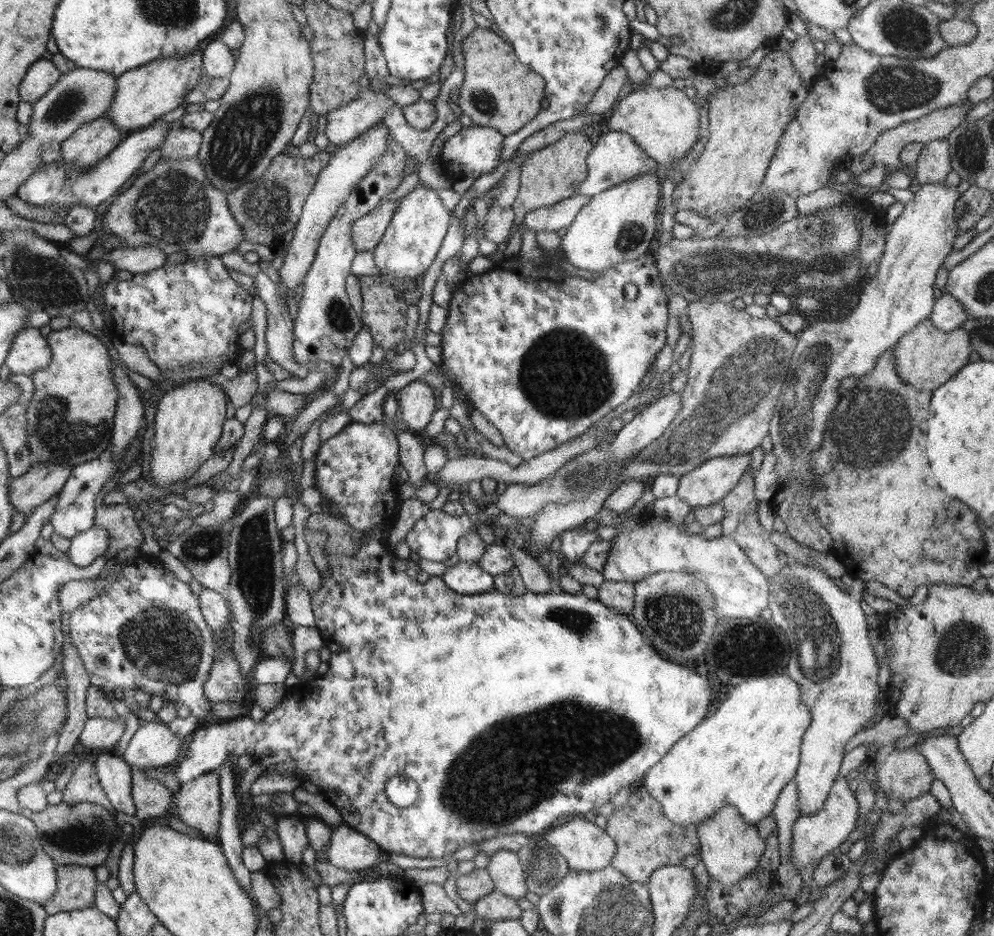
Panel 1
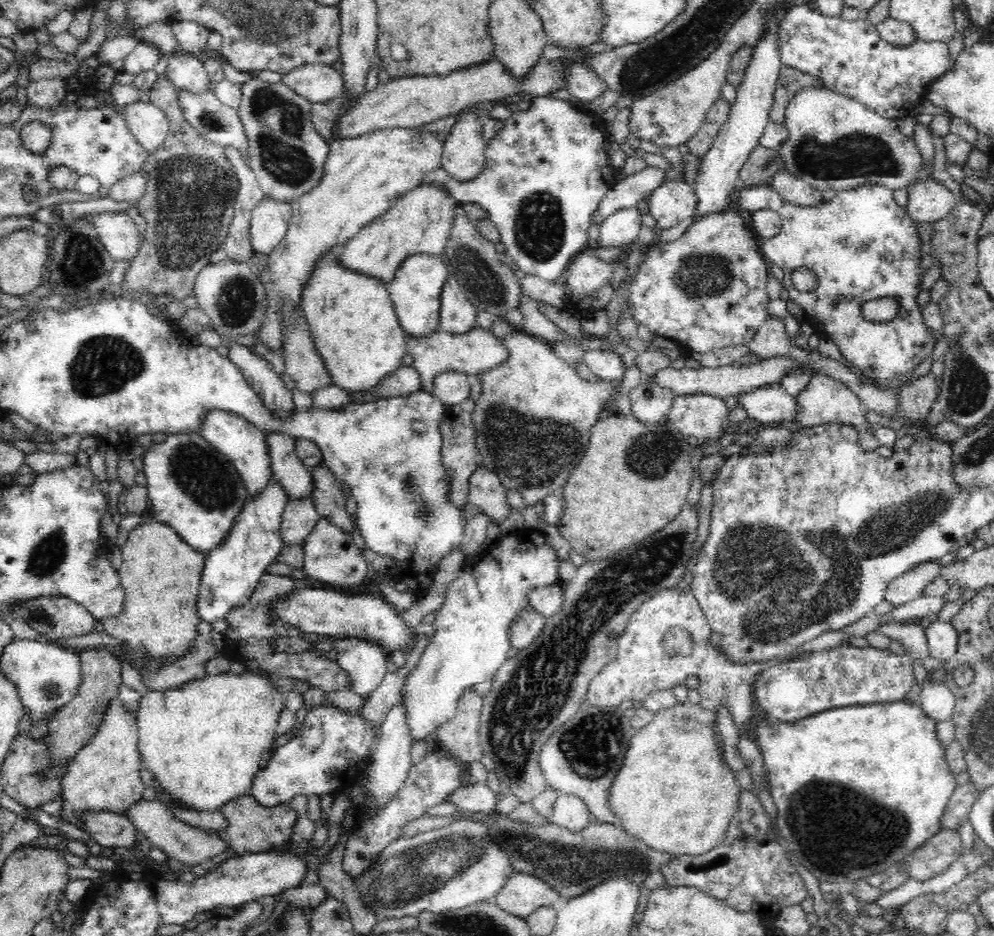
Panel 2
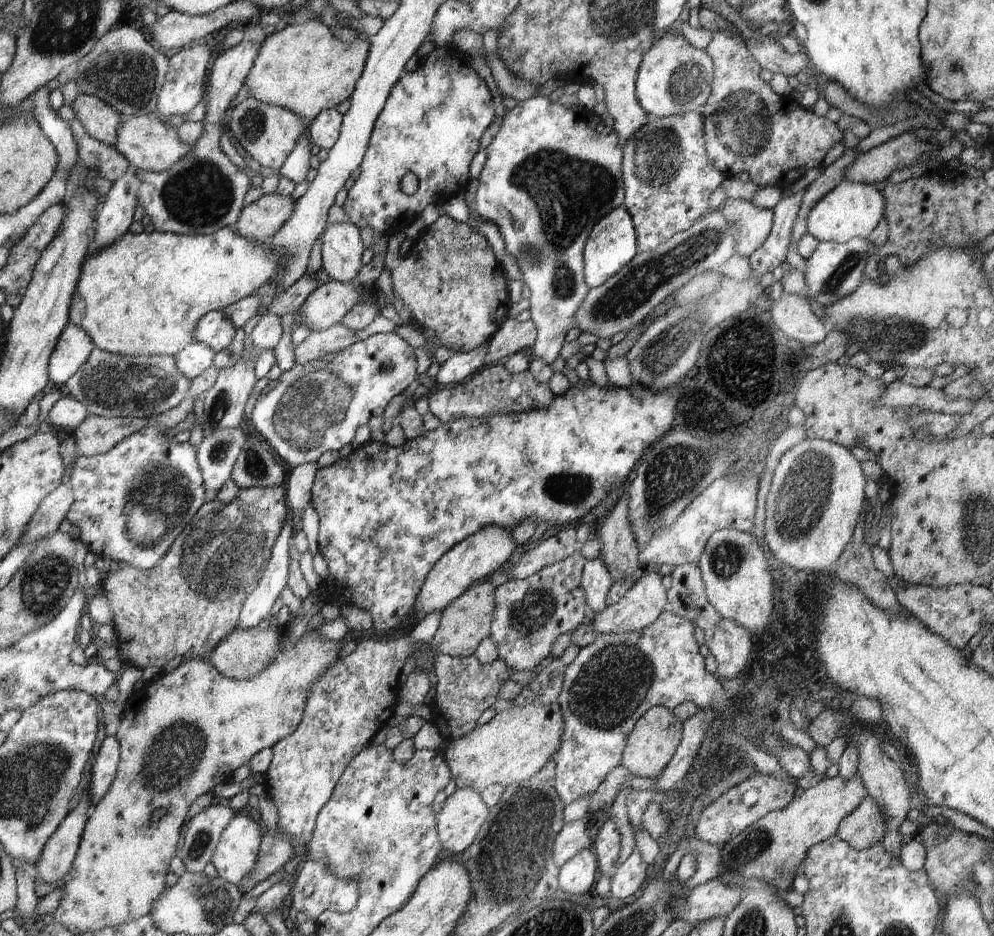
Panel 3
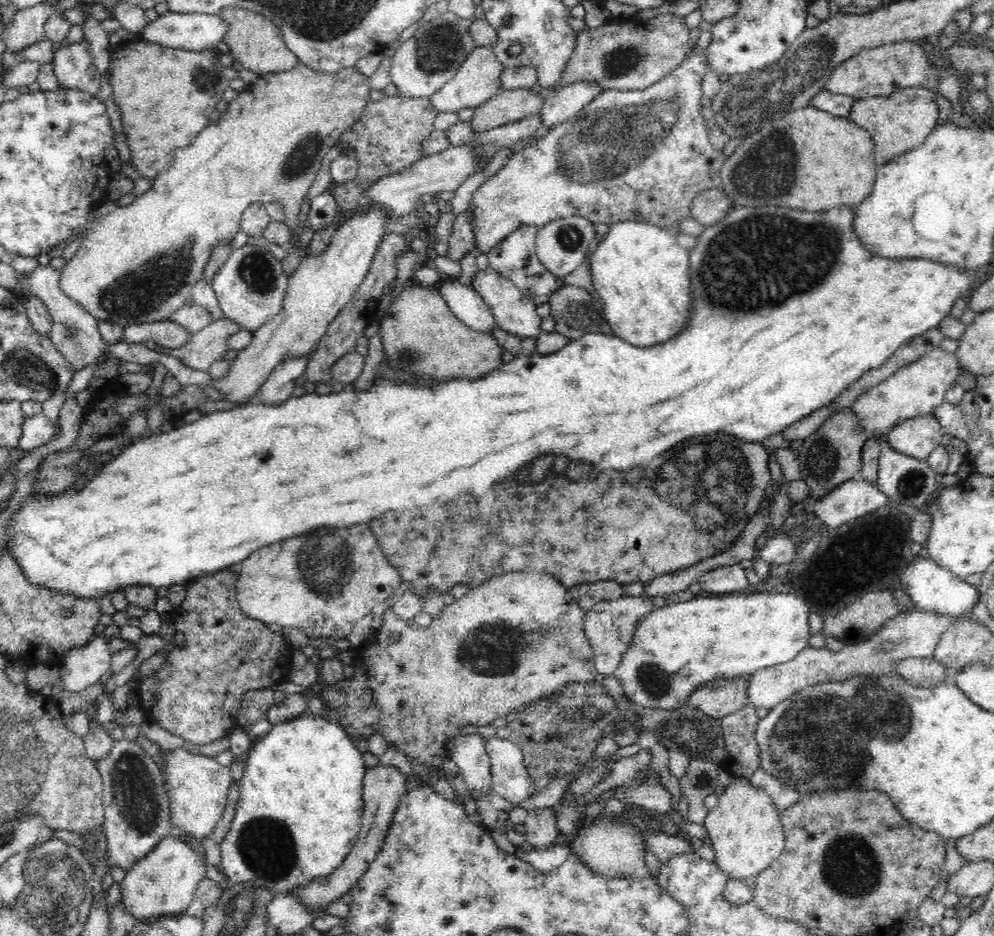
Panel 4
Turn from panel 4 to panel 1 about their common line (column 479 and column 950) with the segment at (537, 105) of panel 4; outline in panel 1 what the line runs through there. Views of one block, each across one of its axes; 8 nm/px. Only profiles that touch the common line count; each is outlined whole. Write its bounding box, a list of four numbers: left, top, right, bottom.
[863,104,968,170]

